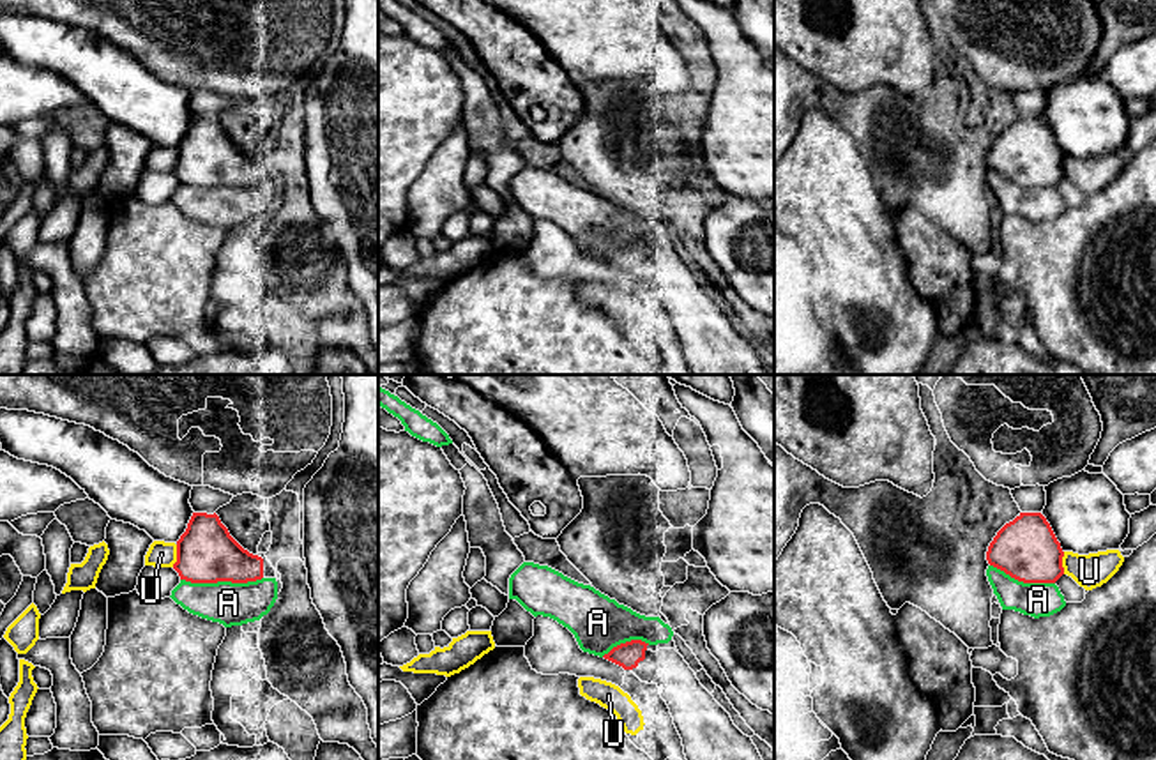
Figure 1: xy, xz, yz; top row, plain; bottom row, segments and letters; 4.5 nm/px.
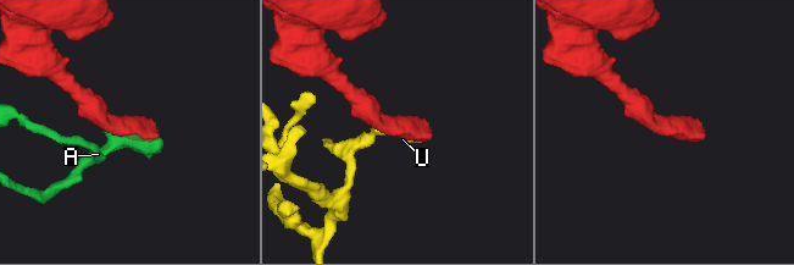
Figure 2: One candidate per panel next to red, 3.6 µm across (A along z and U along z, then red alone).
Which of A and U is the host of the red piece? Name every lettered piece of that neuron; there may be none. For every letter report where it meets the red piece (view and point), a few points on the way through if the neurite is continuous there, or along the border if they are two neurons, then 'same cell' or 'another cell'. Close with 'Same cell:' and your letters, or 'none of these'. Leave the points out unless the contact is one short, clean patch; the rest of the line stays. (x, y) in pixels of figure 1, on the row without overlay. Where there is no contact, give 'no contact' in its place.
A: contact xy (221, 184); another cell
U: contact xy (177, 159); another cell
Same cell: none of these

